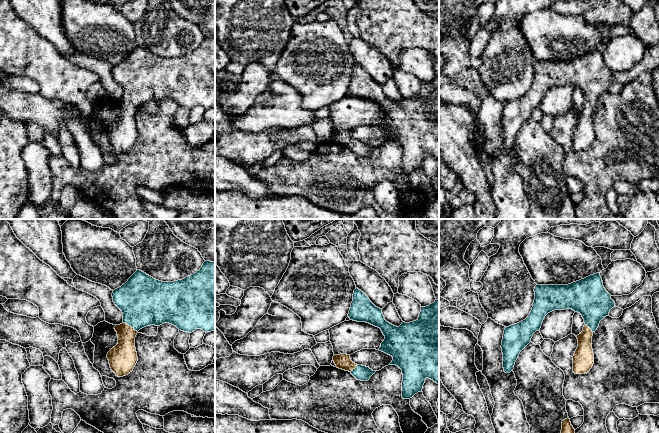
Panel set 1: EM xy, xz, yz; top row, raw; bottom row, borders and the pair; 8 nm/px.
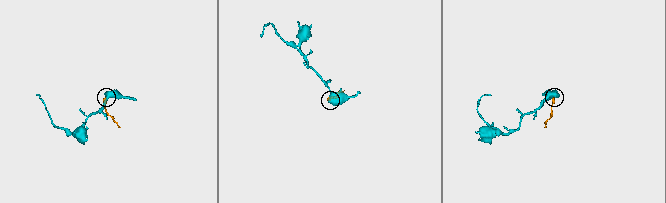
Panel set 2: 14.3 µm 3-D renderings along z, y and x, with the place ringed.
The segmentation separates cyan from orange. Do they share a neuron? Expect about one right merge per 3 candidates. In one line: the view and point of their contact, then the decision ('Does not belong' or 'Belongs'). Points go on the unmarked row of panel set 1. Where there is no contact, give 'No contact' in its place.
Touches cyan at xy (130, 101). Belongs

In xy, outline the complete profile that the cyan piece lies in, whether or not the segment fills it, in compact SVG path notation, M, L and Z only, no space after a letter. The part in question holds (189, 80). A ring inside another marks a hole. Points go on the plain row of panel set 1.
M205 37L199 47L182 56L162 58L146 49L137 46L128 57L112 69L113 78L123 89L123 99L114 103L118 112L118 120L107 130L111 146L118 153L128 151L133 147L137 137L135 113L138 107L146 102L160 102L169 99L179 106L192 109L196 105L204 108L215 107L215 38Z

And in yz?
M659 45L647 48L643 59L629 71L611 72L603 62L600 49L590 51L568 61L536 61L534 68L535 75L528 93L517 100L506 103L504 106L501 121L504 148L510 149L514 145L520 128L531 118L533 110L540 106L542 98L548 89L554 86L572 85L582 91L585 99L583 107L576 112L578 123L573 132L573 148L575 150L585 150L590 147L594 140L592 112L597 106L600 97L609 92L610 86L615 82L624 86L634 81L643 72L652 73L654 69L659 68Z

